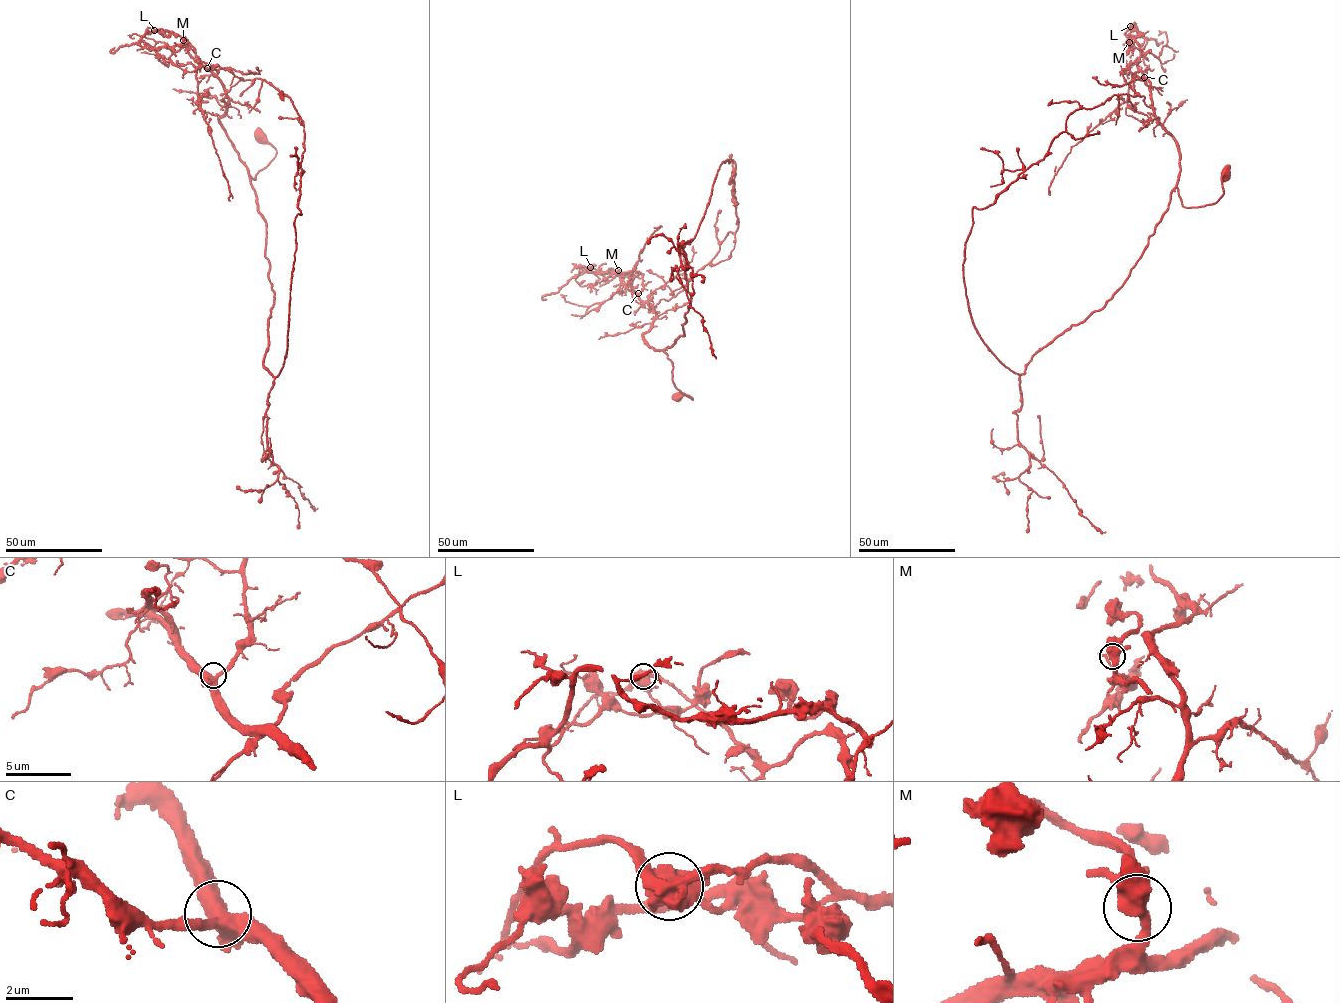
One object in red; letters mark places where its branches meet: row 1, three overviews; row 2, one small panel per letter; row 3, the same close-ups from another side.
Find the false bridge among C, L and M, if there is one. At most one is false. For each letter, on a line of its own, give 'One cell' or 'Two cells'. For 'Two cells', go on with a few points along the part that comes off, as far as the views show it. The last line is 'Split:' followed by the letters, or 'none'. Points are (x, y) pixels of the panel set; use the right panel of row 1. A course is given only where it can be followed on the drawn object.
C: One cell
L: Two cells. Course of the part to remove: (1130, 25), (1141, 32), (1127, 40), (1126, 44), (1133, 44), (1132, 46), (1133, 36), (1128, 33)
M: One cell
Split: L

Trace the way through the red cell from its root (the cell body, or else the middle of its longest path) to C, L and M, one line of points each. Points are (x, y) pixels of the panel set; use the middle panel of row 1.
C: (675, 397), (692, 399), (675, 387), (667, 353), (644, 338), (656, 314), (638, 293)
L: (675, 397), (692, 399), (675, 387), (667, 353), (644, 337), (653, 307), (619, 276), (607, 280), (590, 267)
M: (675, 397), (692, 399), (675, 387), (667, 353), (644, 338), (656, 314), (629, 285), (621, 284), (618, 270)

